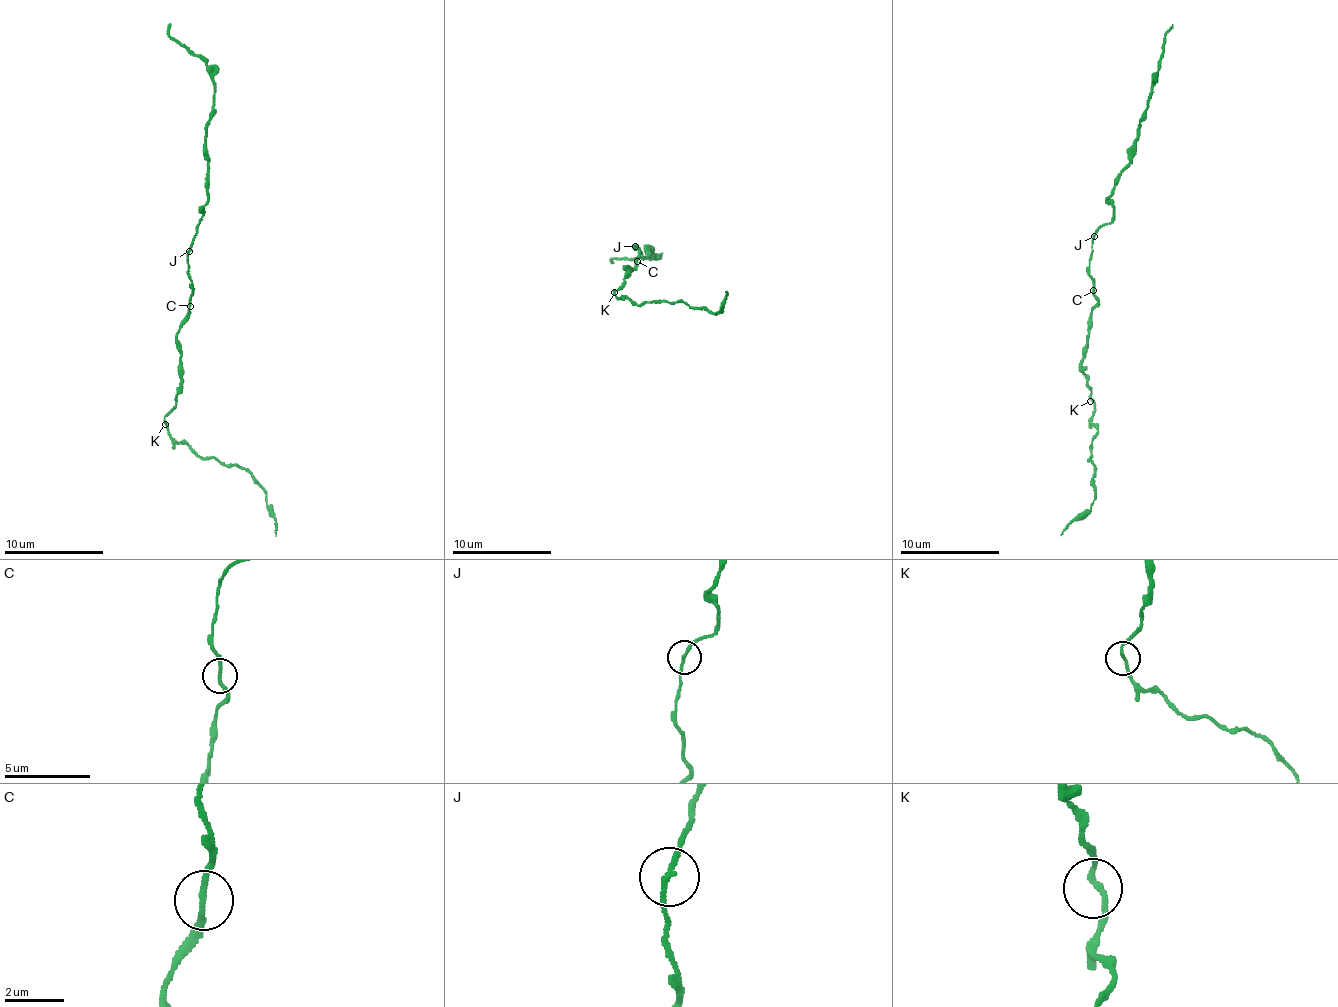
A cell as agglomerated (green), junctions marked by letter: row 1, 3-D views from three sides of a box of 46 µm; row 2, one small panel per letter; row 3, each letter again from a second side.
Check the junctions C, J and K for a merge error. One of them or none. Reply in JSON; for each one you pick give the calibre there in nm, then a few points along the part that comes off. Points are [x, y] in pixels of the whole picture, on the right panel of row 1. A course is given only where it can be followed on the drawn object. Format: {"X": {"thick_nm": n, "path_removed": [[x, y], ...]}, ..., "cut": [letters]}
{"cut": []}

